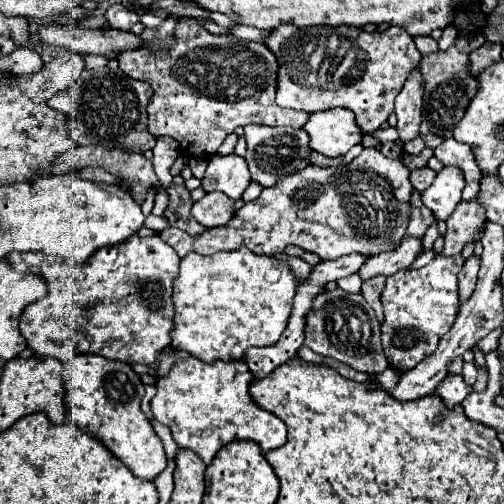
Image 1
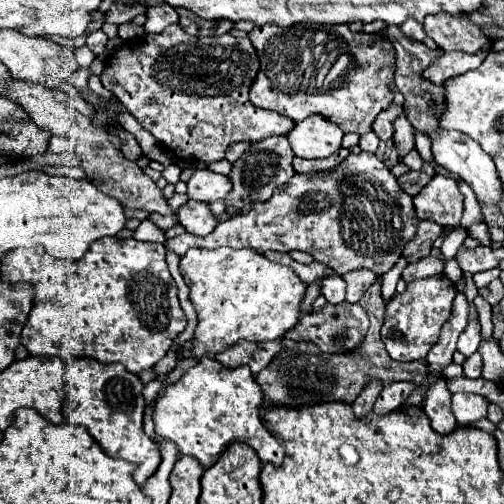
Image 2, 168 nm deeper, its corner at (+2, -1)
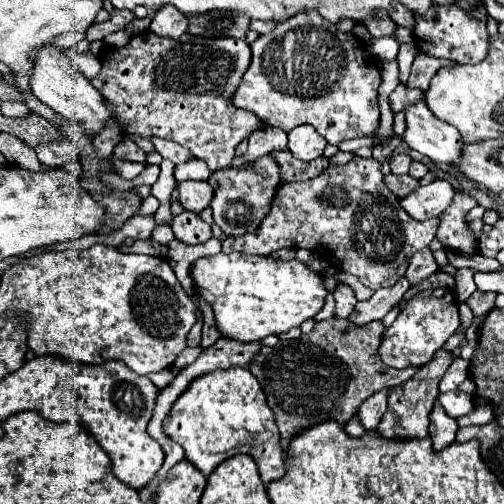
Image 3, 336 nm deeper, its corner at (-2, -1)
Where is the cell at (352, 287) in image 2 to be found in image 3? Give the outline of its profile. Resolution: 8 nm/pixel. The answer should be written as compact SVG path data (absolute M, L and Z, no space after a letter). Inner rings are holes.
M339 282L337 288L333 290L333 294L335 294L335 300L337 300L335 316L337 318L347 318L353 312L355 304L357 304L357 298L355 298L353 290L349 290L349 286L345 282Z

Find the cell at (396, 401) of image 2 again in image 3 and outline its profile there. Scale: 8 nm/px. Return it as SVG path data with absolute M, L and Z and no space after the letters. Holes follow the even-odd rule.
M381 390L377 394L373 394L373 398L367 398L363 404L361 404L361 410L357 412L365 430L373 430L379 426L385 410L387 410L387 396L389 396L389 390Z

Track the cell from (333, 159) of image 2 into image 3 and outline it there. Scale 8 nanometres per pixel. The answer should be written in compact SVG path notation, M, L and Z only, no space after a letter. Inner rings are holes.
M289 150L273 152L273 156L281 166L281 184L293 182L293 180L311 180L329 166L329 158L325 158L325 156L315 158L311 162L301 162L301 160L293 158L293 154L289 154Z

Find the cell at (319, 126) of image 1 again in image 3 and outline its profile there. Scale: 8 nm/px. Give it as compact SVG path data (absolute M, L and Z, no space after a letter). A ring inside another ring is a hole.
M297 126L289 132L289 150L299 160L315 160L323 156L327 142L313 130L313 126Z

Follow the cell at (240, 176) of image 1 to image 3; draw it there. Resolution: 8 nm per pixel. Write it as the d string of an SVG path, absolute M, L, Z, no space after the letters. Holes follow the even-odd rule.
M187 180L179 184L179 202L183 204L185 210L201 212L211 204L211 200L213 200L213 188L209 186L209 182Z

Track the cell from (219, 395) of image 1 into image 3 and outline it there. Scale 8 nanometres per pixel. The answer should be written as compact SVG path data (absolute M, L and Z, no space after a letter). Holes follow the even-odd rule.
M233 366L195 378L173 402L171 412L163 422L163 430L171 440L183 446L185 458L205 476L235 454L249 454L257 462L265 484L285 476L285 456L275 416L265 402L257 378L253 378L247 368Z

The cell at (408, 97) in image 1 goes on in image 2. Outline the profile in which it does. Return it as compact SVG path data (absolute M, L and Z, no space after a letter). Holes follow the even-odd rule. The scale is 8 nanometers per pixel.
M401 114L395 122L395 134L393 134L393 144L399 150L399 158L407 156L413 146L415 146L415 138L413 138L413 126L407 122L405 114Z

